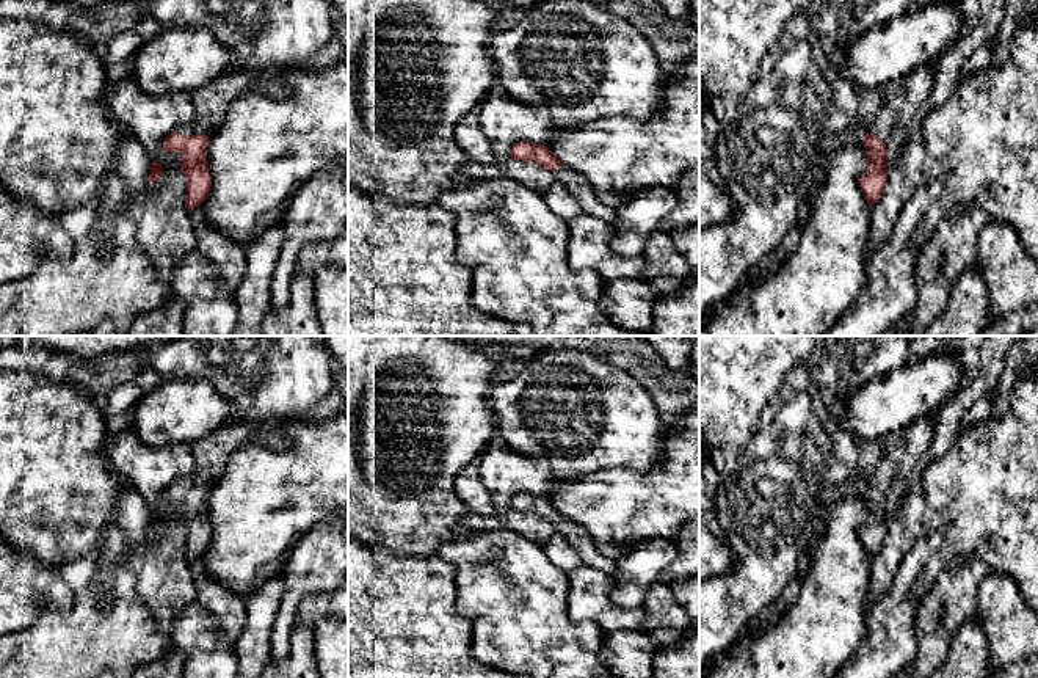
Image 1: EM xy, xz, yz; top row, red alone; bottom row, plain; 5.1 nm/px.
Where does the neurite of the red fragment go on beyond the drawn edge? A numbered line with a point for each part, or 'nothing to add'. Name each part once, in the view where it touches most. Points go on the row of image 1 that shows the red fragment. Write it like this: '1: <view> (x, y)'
1: xy (199, 127)

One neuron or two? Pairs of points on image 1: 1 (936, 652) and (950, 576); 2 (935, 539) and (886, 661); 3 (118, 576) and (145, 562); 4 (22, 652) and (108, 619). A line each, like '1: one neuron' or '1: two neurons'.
1: one neuron
2: one neuron
3: two neurons
4: one neuron

